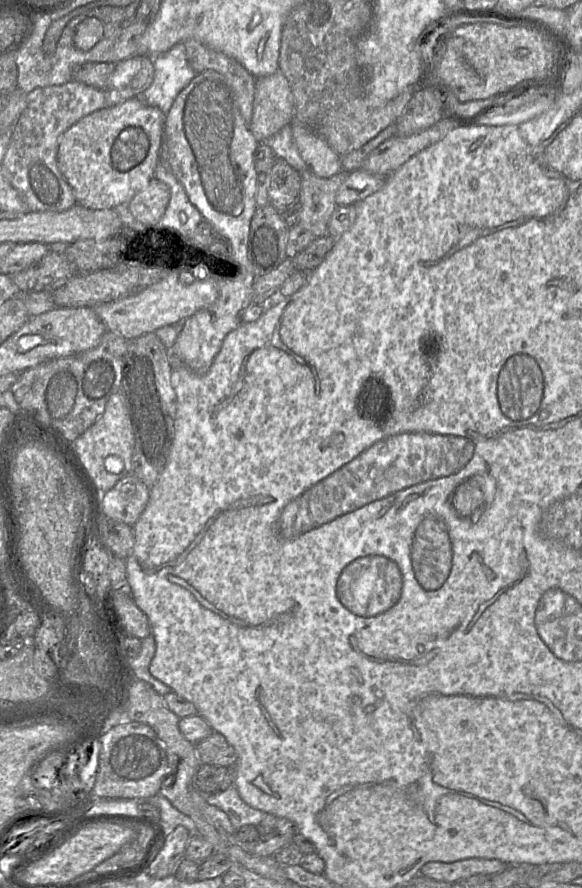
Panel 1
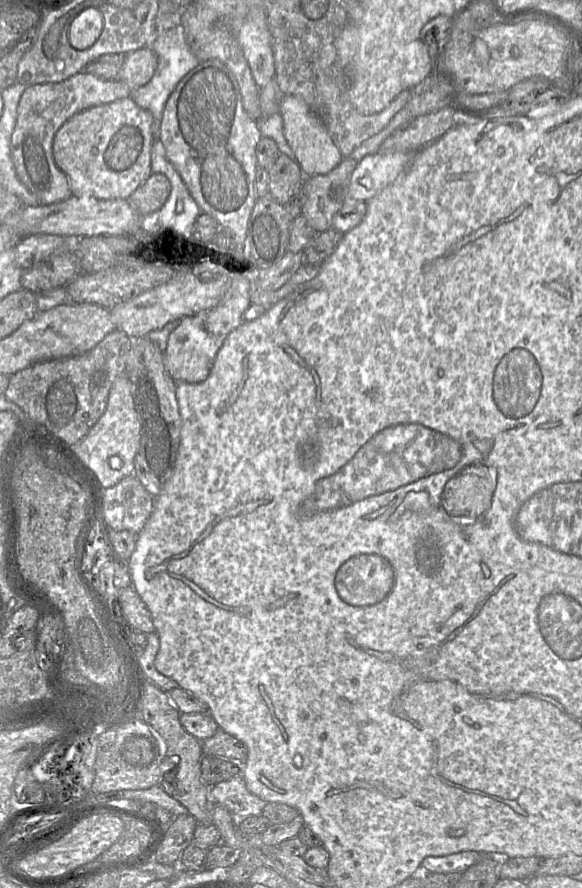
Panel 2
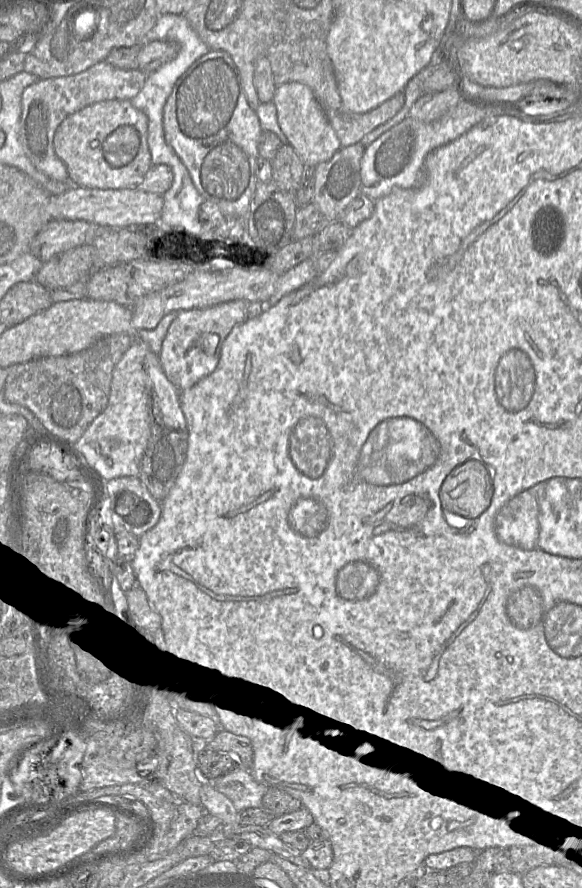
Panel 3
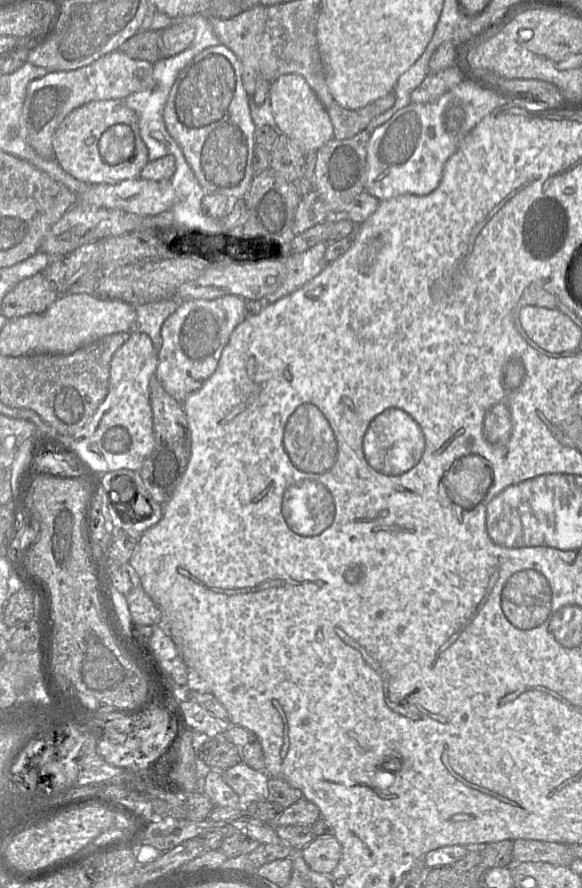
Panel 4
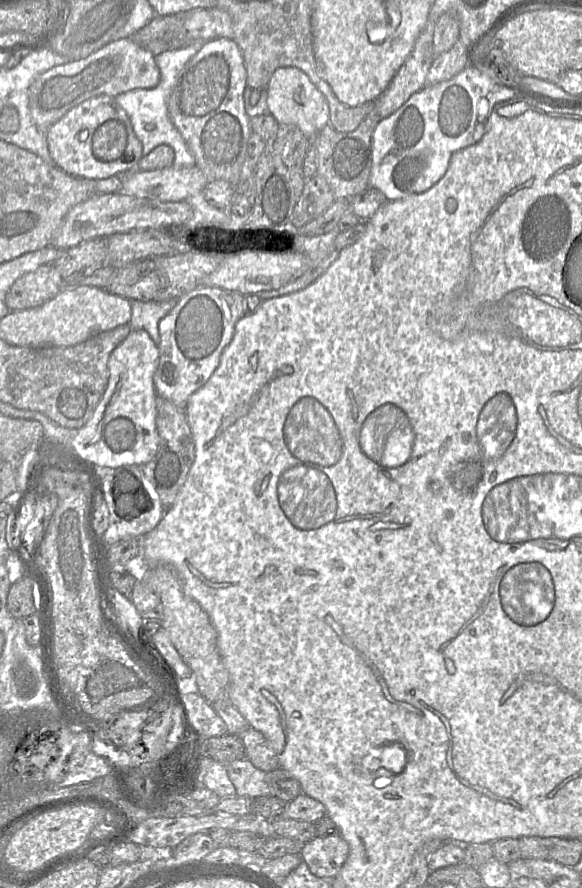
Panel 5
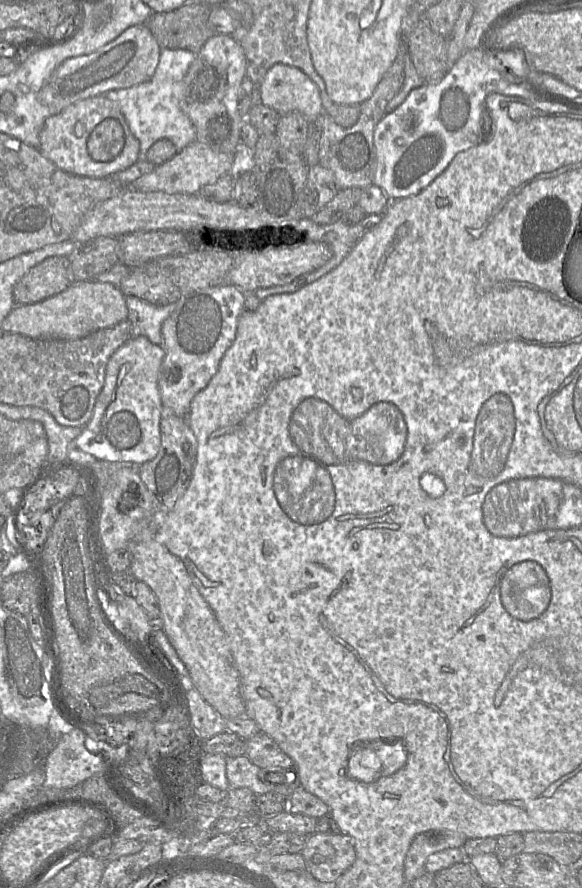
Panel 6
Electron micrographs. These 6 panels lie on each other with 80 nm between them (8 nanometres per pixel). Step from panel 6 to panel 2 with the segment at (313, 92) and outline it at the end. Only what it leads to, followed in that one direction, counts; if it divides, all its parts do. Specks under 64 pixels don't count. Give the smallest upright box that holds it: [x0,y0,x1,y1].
[279,95,343,177]

